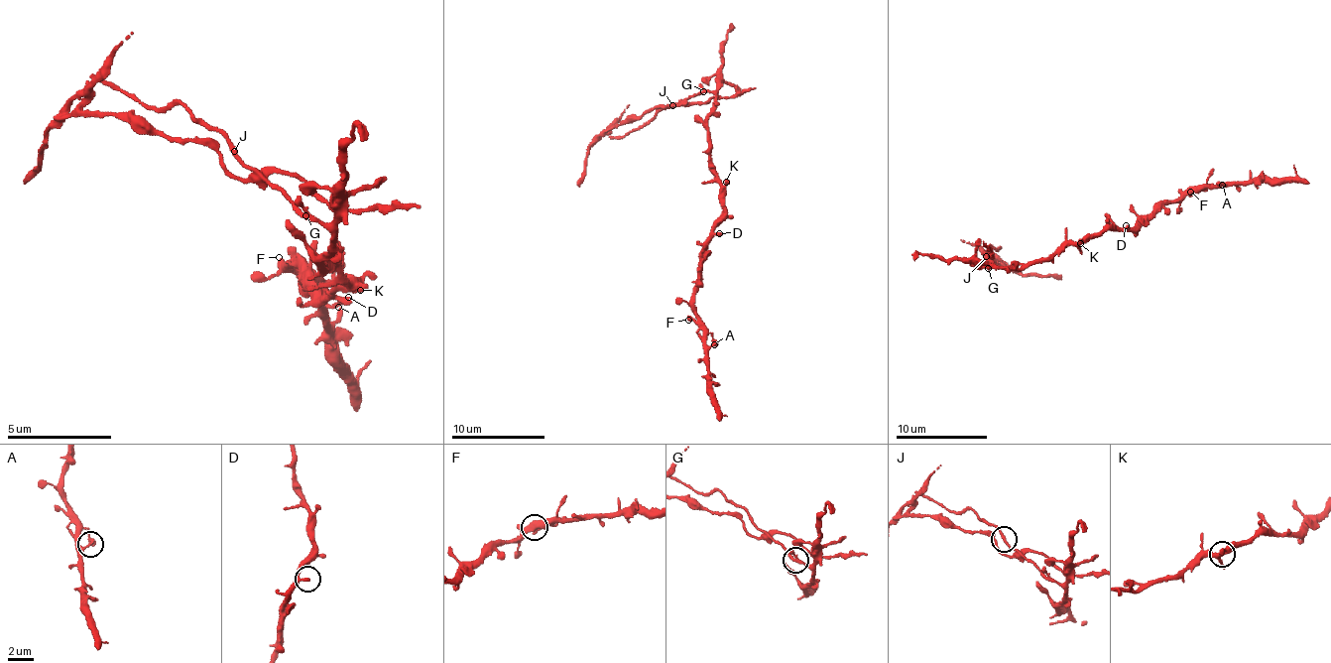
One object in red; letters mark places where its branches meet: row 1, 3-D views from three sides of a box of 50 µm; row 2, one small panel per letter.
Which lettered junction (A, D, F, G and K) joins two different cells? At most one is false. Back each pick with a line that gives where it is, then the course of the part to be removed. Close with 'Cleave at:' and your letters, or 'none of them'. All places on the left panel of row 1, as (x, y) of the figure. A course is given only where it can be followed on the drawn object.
G: place (305, 215); course (306, 216), (228, 151), (135, 131), (83, 112), (48, 133), (40, 173), (25, 179)
Cleave at: G

